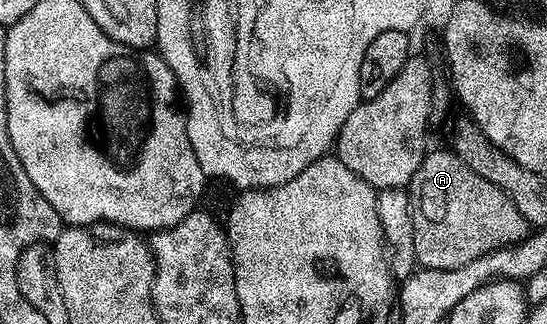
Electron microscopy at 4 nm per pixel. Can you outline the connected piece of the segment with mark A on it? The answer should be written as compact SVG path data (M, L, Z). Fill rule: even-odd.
M452 150L430 151L407 185L415 222L415 254L421 268L451 270L488 252L510 248L530 235L531 225L499 186L479 178Z

